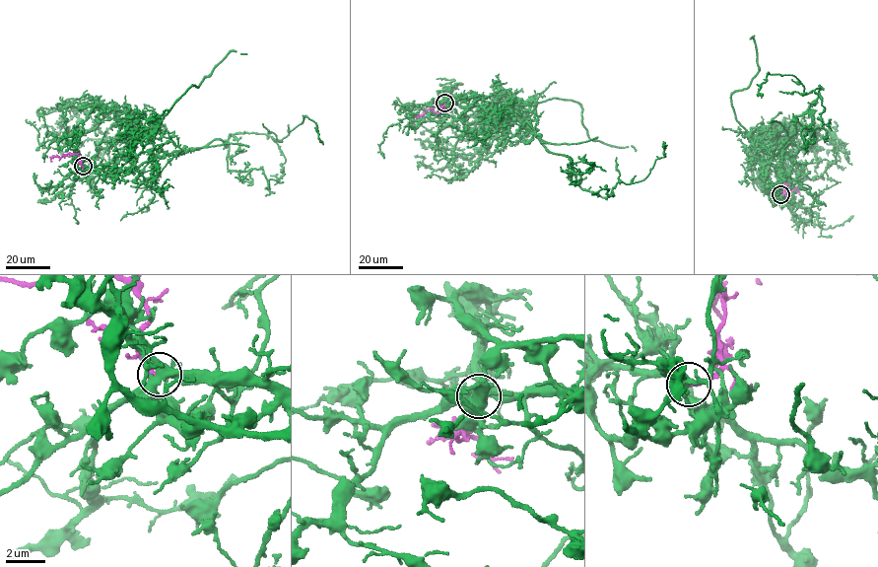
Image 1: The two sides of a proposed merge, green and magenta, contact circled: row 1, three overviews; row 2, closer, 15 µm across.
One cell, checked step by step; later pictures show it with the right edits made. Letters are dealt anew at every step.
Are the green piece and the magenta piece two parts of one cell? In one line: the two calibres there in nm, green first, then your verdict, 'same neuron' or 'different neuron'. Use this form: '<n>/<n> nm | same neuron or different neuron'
360/190 nm | same neuron

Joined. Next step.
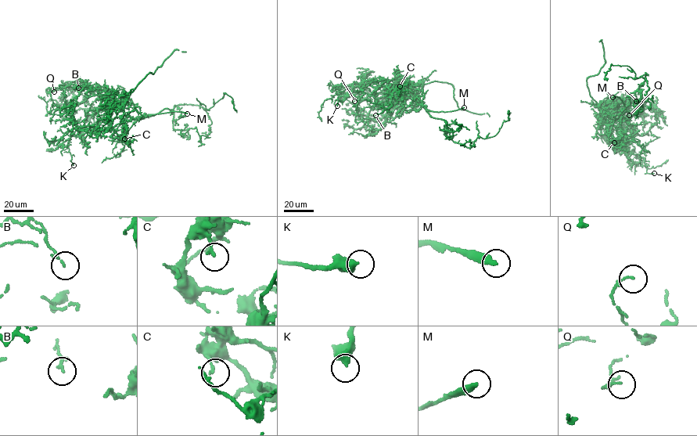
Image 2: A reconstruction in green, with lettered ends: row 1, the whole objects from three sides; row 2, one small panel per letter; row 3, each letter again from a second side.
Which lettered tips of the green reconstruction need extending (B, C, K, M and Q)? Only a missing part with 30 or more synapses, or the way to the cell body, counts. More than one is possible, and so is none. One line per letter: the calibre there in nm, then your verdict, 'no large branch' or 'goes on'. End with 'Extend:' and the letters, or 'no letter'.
B: 130 nm | no large branch
C: 150 nm | no large branch
K: 500 nm | no large branch
M: 320 nm | goes on
Q: 80 nm | no large branch
Extend: M

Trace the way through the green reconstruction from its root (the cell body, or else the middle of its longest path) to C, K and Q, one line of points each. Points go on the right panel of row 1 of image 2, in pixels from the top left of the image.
C: (615, 119), (607, 129), (614, 138), (614, 142)
K: (615, 119), (611, 121), (618, 132), (616, 141), (619, 141), (619, 146), (642, 157), (646, 172), (654, 173)
Q: (615, 119), (602, 117), (600, 112), (605, 111), (606, 107), (618, 106), (627, 96), (636, 100), (629, 115)

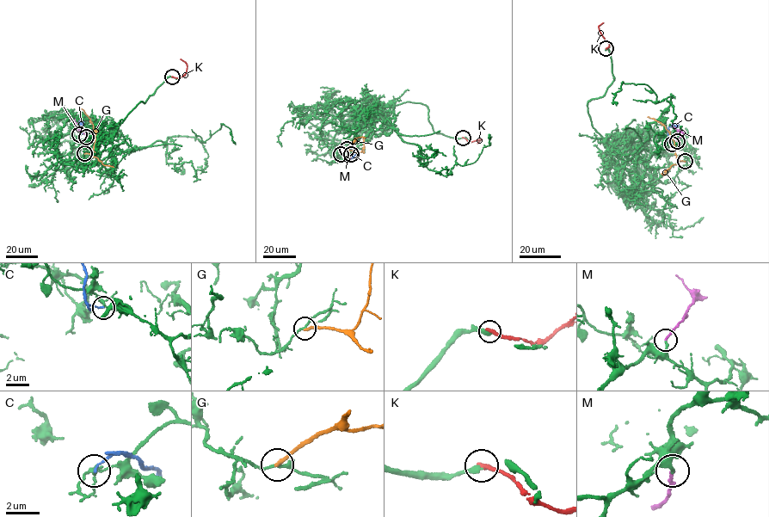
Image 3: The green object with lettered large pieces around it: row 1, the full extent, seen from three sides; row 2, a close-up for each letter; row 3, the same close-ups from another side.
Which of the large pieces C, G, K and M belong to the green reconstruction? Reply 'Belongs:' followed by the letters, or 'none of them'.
Belongs: M

